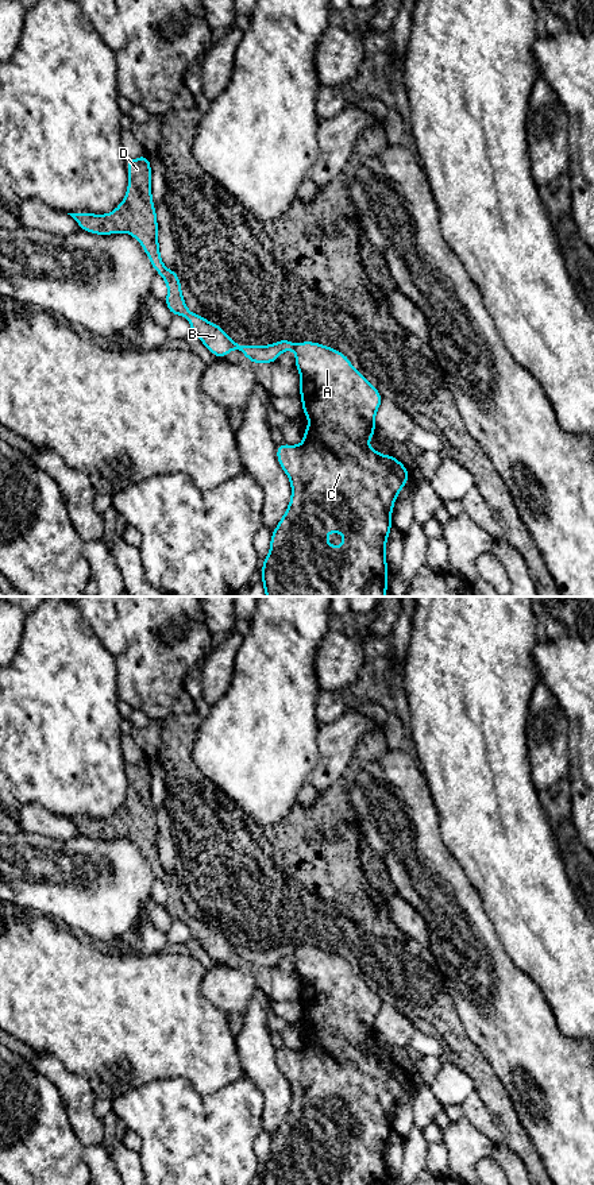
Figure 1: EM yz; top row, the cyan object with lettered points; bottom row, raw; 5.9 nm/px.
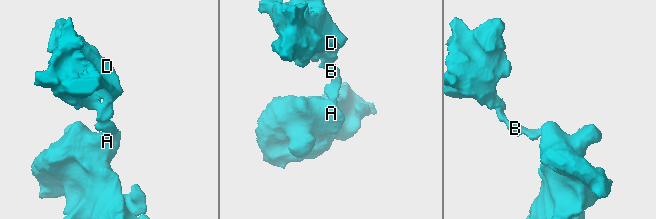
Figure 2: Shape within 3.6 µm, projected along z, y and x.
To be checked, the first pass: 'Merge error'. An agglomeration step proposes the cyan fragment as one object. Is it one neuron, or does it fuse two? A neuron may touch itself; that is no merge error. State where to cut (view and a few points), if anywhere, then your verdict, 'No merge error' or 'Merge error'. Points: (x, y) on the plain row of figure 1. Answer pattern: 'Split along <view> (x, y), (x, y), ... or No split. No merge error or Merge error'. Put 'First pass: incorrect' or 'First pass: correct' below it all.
Split along yz (296, 949), (293, 952). Merge error
First pass: correct

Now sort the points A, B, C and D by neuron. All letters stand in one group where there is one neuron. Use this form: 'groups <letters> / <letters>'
groups A C / B D

